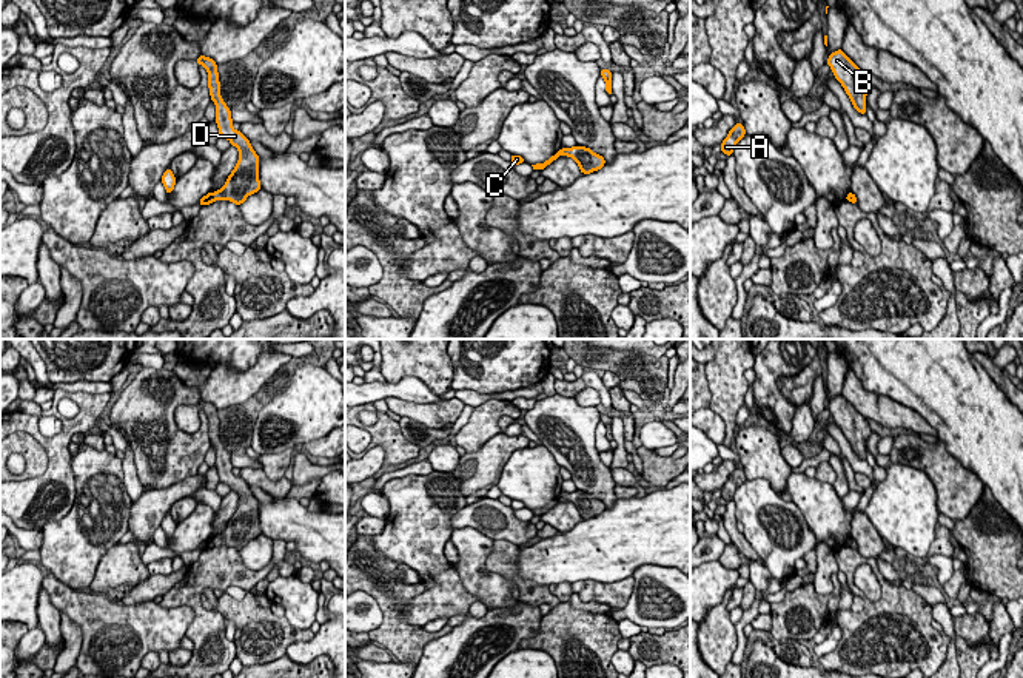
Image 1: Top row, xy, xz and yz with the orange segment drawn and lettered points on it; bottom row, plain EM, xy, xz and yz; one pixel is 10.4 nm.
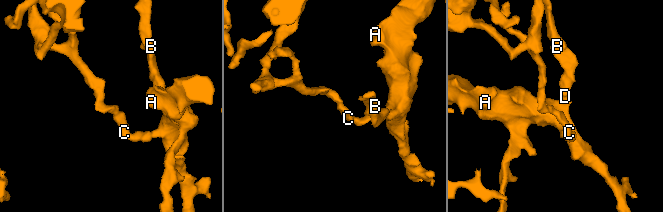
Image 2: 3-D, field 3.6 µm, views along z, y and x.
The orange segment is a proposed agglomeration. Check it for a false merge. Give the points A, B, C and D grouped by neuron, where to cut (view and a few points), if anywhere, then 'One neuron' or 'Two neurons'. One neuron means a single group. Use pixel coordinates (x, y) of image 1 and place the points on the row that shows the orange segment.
Groups: A B D / C. Split along yz (852, 193), (849, 201). Two neurons

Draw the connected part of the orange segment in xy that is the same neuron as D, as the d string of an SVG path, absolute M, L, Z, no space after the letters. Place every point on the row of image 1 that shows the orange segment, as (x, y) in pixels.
M200 54L196 60L203 65L208 72L208 88L211 100L216 105L216 123L220 137L230 140L233 146L239 149L239 160L228 176L225 185L213 193L214 200L230 200L237 206L247 200L248 196L262 190L259 180L259 156L250 145L248 137L233 128L231 109L220 97L220 82L217 72L217 63Z

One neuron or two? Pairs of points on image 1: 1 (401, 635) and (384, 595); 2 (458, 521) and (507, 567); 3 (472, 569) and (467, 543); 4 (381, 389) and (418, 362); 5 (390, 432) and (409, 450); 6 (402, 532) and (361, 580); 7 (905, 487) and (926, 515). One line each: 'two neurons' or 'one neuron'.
1: one neuron
2: two neurons
3: one neuron
4: two neurons
5: one neuron
6: two neurons
7: one neuron

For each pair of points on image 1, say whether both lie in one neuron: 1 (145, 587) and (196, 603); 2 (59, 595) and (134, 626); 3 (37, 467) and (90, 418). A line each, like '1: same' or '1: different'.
1: different
2: same
3: different

